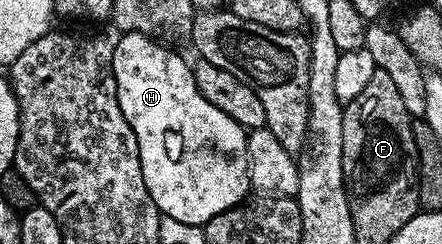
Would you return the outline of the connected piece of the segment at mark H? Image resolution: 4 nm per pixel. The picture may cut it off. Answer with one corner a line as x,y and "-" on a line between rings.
121,32
118,37
113,44
117,97
123,118
127,118
137,139
143,182
162,216
175,218
175,222
204,226
211,218
242,203
250,191
246,129
199,94
192,67
186,64
185,68
185,60
177,50
138,32

